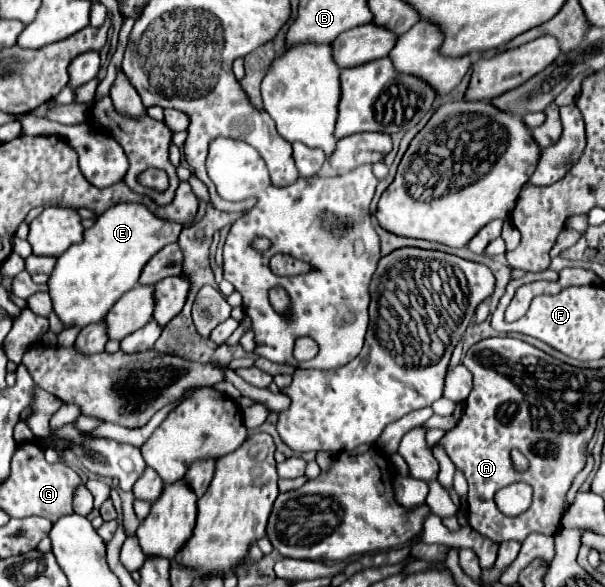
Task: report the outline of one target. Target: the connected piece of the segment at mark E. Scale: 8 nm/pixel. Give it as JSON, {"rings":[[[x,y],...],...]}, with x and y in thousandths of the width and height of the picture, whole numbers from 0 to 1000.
{"rings":[[[195,346],[169,363],[159,380],[139,394],[139,407],[122,414],[102,438],[79,475],[86,530],[106,557],[142,557],[162,550],[182,523],[228,482],[241,445],[271,417],[288,414],[301,394],[298,380],[255,370],[238,349]]]}

